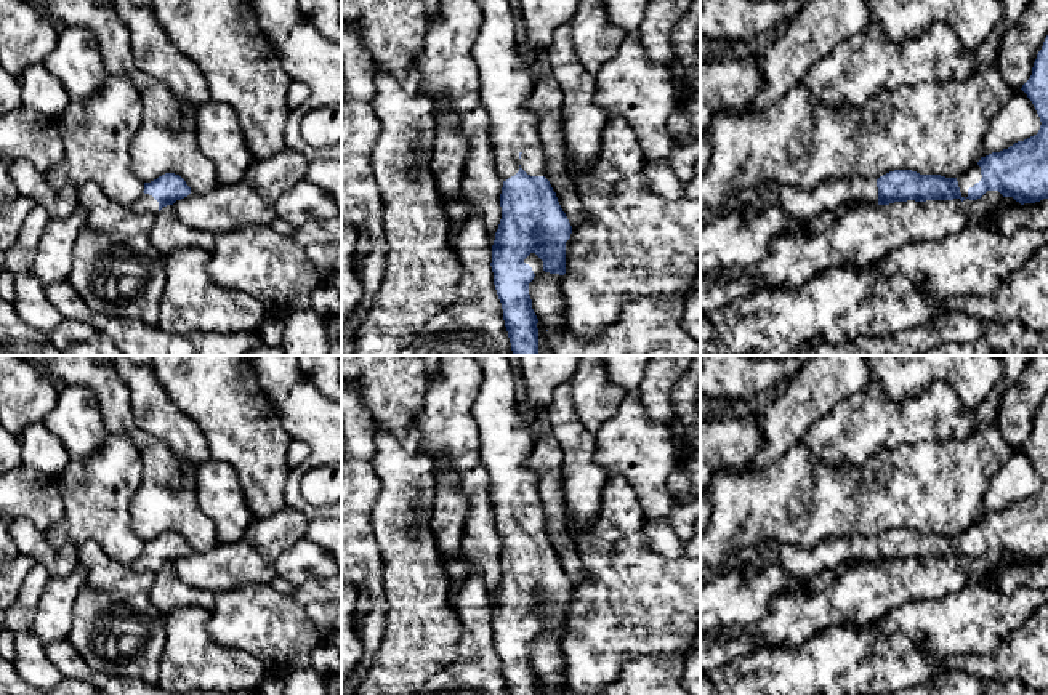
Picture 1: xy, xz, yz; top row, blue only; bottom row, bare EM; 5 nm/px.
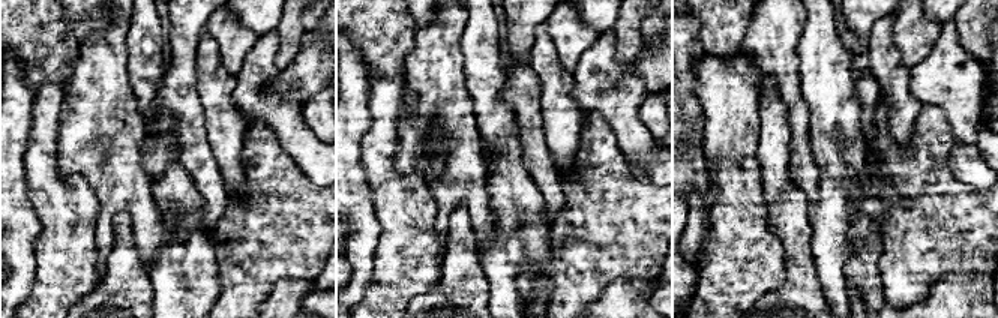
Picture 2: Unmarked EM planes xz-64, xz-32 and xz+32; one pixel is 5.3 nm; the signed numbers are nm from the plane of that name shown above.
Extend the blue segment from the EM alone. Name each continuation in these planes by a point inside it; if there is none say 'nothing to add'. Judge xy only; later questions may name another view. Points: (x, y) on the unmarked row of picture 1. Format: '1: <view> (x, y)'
1: xy (145, 562)

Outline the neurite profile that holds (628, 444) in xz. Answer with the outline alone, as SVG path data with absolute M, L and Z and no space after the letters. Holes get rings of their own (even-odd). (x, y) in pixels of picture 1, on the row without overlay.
M639 388L627 391L625 400L601 429L595 434L596 448L593 461L607 474L622 476L635 490L644 519L670 522L675 498L667 482L678 461L668 426L652 421L643 405Z

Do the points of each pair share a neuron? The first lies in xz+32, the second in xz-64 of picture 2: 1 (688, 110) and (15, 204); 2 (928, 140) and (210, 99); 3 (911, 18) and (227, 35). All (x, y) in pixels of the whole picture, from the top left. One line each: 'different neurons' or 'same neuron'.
1: same neuron
2: different neurons
3: same neuron

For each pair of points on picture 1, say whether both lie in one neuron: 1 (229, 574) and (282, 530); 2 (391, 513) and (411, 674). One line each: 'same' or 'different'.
1: same
2: same

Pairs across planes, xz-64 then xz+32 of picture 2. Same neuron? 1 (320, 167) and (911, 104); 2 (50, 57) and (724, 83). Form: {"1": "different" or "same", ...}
{"1": "different", "2": "different"}

